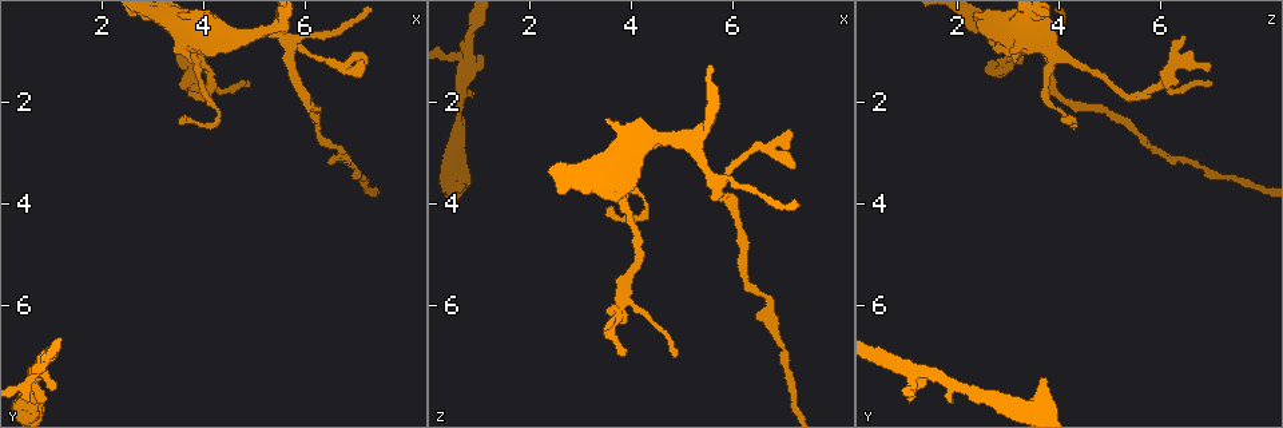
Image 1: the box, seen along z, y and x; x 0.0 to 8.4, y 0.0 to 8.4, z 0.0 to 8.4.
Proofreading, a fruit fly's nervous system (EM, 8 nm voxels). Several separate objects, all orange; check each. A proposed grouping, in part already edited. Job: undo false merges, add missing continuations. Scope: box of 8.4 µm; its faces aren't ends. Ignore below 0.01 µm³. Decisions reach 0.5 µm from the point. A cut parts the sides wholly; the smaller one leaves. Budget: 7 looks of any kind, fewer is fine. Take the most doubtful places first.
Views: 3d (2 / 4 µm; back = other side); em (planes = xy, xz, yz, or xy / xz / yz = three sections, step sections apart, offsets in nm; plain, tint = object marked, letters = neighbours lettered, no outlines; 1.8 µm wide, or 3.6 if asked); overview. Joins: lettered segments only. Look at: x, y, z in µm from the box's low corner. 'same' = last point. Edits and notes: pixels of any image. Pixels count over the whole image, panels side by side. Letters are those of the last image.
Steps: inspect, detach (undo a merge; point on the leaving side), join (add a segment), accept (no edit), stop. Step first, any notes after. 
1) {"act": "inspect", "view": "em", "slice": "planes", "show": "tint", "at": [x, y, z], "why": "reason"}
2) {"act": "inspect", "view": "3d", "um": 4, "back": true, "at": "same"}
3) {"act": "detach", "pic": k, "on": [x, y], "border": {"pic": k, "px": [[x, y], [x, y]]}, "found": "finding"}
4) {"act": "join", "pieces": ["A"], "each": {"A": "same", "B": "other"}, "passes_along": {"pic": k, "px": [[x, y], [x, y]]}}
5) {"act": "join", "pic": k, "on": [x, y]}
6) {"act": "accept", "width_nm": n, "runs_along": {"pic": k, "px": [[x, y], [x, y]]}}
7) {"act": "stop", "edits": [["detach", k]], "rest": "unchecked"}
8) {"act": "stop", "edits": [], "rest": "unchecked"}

{"act": "inspect", "view": "em", "slice": "planes", "show": "tint", "at": [1.10, 7.55, 1.10]}

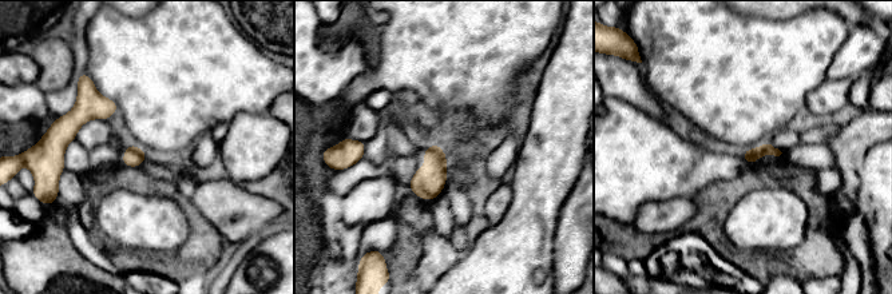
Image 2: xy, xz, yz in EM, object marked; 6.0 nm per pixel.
{"act": "inspect", "view": "em", "slice": "planes", "show": "letters", "at": "same", "why": "see the neighbours"}

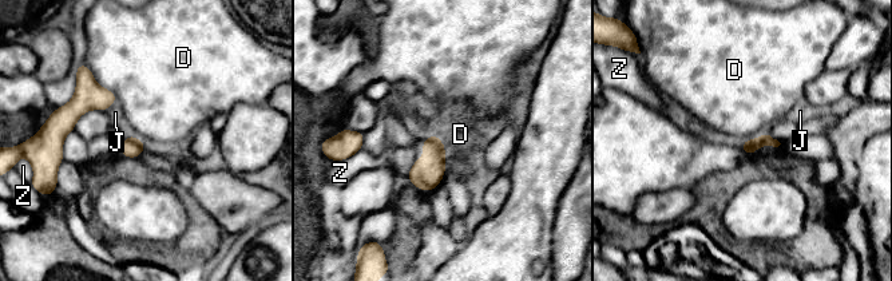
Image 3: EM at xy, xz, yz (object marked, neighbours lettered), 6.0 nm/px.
{"act": "accept", "each": {"D": "other", "J": "other", "Z": "other"}, "found": "no lettered segment goes on from it"}

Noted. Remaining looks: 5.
{"act": "inspect", "view": "3d", "um": 4, "at": [0.55, 7.45, 3.65], "why": "free end"}

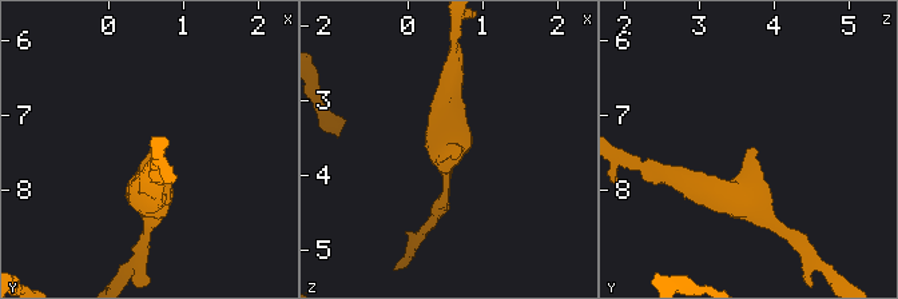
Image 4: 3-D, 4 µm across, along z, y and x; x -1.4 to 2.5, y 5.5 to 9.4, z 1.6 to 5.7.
{"act": "inspect", "view": "em", "slice": "xz", "step": 8, "show": "letters", "at": [0.65, 7.40, 3.70]}

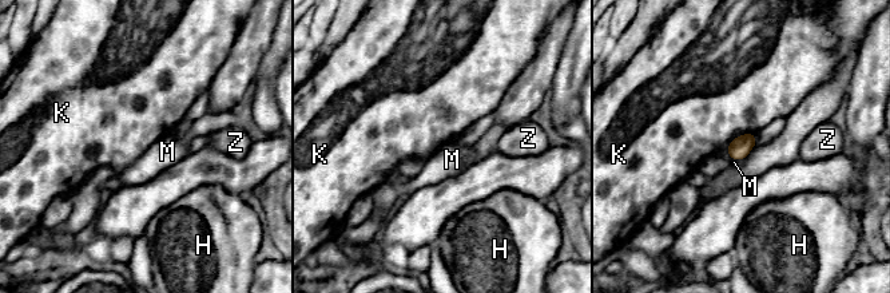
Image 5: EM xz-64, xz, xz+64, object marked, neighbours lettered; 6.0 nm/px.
{"act": "accept", "width_nm": 130, "each": {"H": "other", "K": "other", "M": "other", "Z": "other"}, "border": {"pic": 5, "px": [[754, 133], [736, 135], [724, 149]]}, "found": "no lettered segment goes on from it"}

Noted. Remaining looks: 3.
{"act": "inspect", "view": "em", "slice": "planes", "show": "plain", "at": [6.70, 1.35, 2.90]}

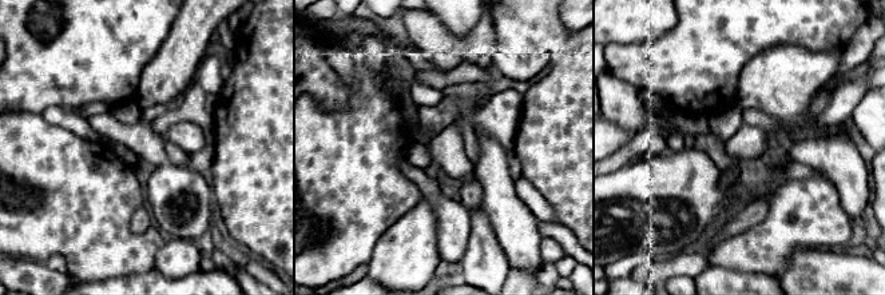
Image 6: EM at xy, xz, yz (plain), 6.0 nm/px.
{"act": "inspect", "view": "em", "slice": "planes", "show": "letters", "at": "same"}

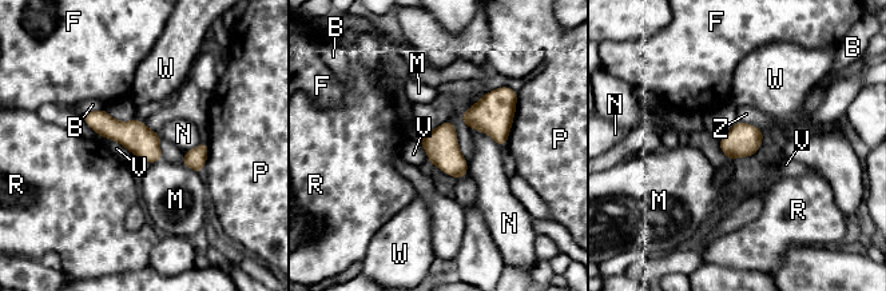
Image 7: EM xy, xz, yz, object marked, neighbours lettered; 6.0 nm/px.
{"act": "accept", "each": {"B": "other", "F": "other", "M": "other", "N": "other", "P": "other", "R": "other", "V": "other", "W": "other", "Z": "other"}, "found": "one cell here"}

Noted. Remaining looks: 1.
{"act": "stop", "edits": [], "rest": "unchecked"}

